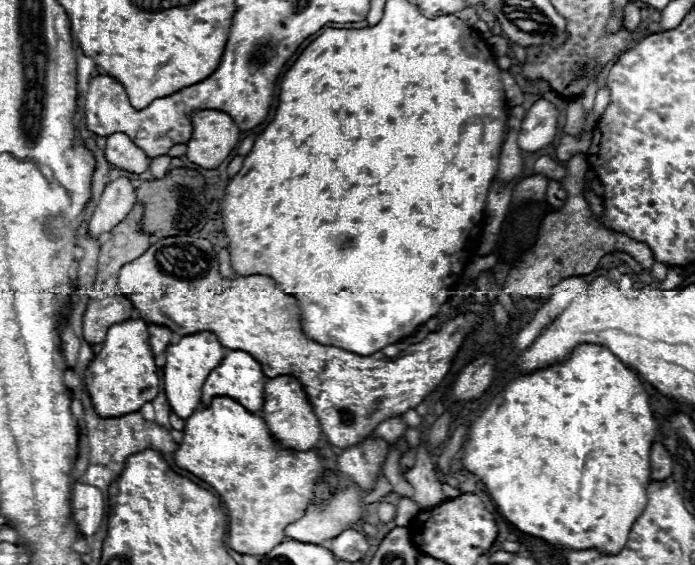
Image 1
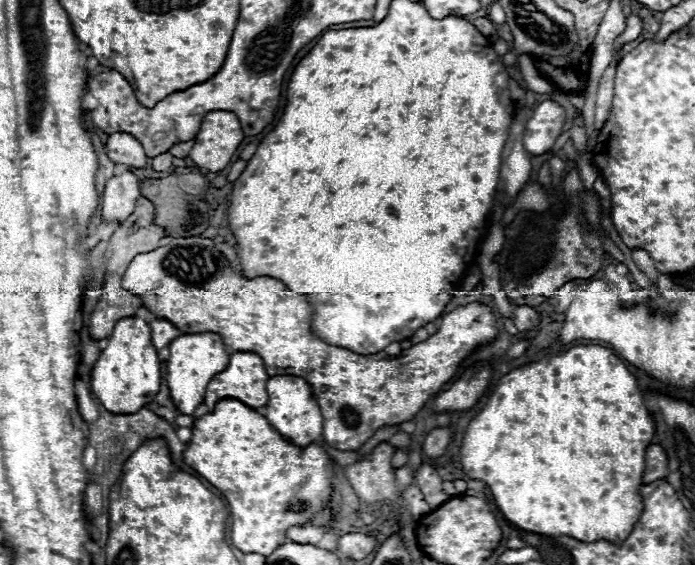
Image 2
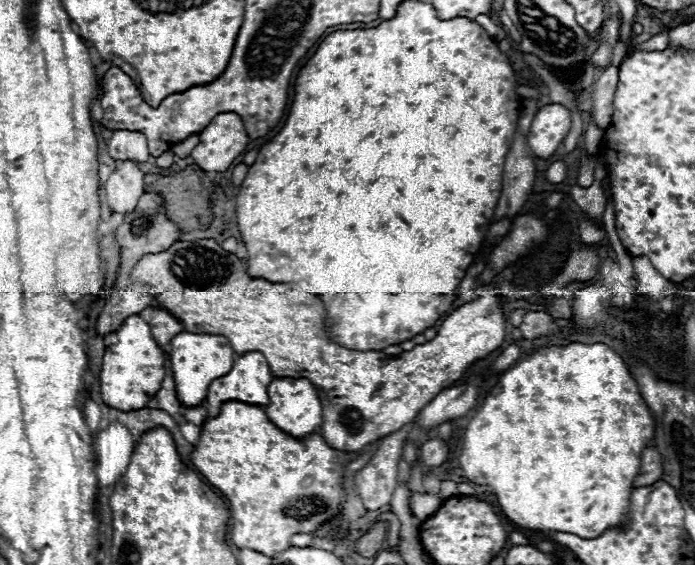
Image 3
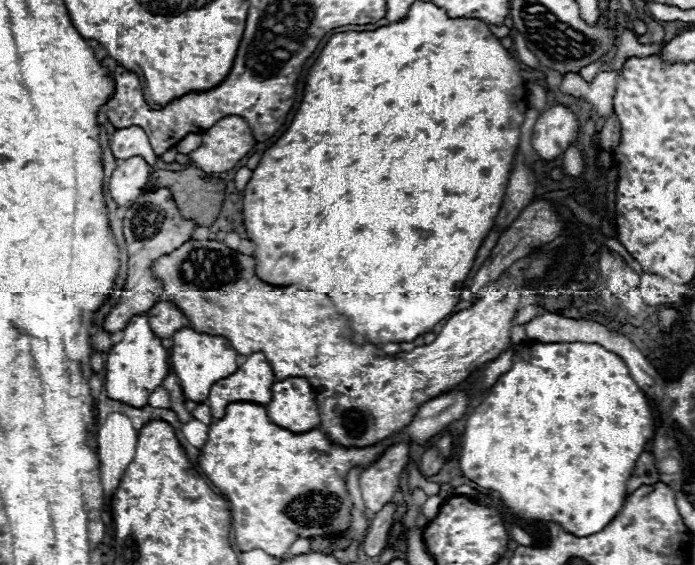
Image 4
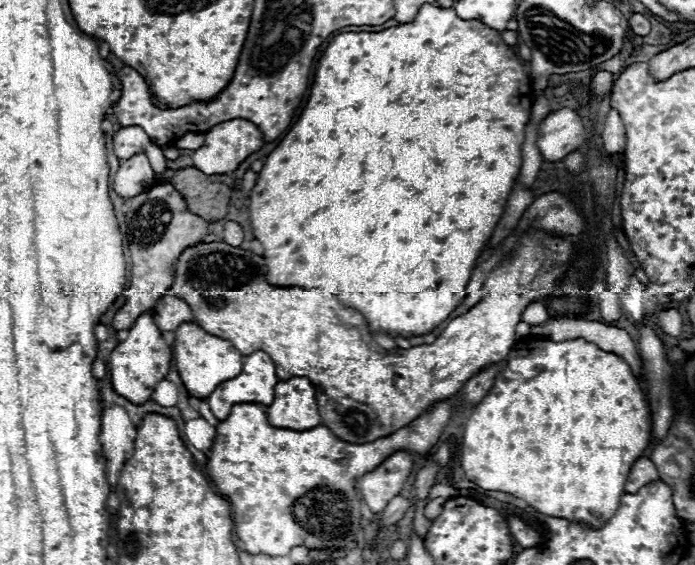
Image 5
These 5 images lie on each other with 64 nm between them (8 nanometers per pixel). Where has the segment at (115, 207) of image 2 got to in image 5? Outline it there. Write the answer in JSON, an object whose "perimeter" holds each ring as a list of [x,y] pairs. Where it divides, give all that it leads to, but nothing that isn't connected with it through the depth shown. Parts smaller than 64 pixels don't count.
{"perimeter":[[[144,152],[134,154],[128,160],[120,162],[120,170],[114,176],[114,190],[122,198],[134,198],[140,192],[146,192],[154,182],[154,170]]]}

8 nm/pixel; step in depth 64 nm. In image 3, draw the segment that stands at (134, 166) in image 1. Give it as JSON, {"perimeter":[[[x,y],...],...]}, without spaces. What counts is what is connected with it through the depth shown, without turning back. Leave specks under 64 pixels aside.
{"perimeter":[[[114,130],[108,142],[108,154],[114,160],[148,162],[150,158],[146,136],[142,132],[132,132],[132,130]]]}

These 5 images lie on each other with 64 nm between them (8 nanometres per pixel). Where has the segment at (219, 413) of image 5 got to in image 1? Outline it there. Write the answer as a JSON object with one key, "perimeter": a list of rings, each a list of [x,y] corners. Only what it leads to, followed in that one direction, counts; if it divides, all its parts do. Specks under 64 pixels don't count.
{"perimeter":[[[232,350],[224,356],[222,364],[218,368],[214,368],[210,372],[210,376],[206,378],[206,382],[202,386],[202,404],[210,406],[210,402],[216,396],[228,396],[228,398],[240,402],[246,410],[258,412],[264,406],[264,384],[266,384],[266,380],[268,378],[264,376],[262,366],[254,356],[250,356],[248,352],[242,352],[242,350]]]}

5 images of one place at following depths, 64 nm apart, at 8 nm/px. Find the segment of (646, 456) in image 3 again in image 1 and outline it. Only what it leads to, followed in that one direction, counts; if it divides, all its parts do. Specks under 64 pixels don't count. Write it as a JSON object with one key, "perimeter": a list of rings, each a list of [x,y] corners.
{"perimeter":[[[656,442],[650,448],[650,478],[652,480],[664,480],[670,474],[672,474],[670,454],[668,454],[668,450],[660,442]]]}

